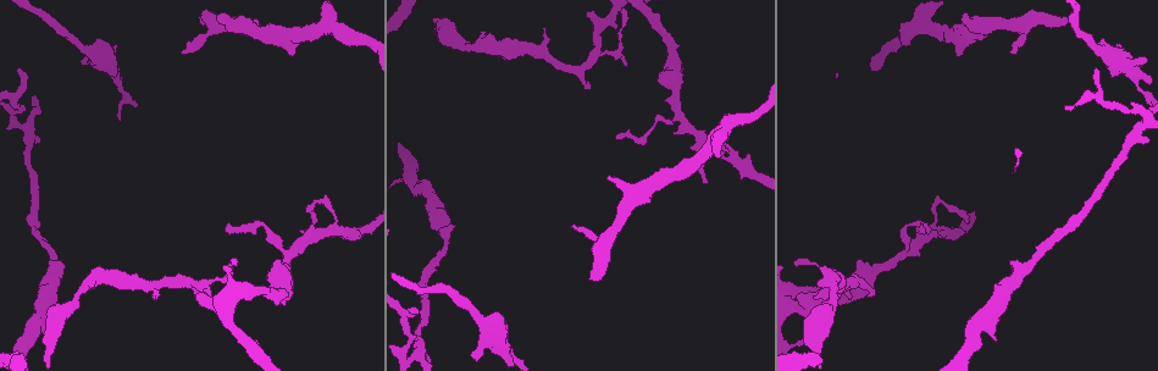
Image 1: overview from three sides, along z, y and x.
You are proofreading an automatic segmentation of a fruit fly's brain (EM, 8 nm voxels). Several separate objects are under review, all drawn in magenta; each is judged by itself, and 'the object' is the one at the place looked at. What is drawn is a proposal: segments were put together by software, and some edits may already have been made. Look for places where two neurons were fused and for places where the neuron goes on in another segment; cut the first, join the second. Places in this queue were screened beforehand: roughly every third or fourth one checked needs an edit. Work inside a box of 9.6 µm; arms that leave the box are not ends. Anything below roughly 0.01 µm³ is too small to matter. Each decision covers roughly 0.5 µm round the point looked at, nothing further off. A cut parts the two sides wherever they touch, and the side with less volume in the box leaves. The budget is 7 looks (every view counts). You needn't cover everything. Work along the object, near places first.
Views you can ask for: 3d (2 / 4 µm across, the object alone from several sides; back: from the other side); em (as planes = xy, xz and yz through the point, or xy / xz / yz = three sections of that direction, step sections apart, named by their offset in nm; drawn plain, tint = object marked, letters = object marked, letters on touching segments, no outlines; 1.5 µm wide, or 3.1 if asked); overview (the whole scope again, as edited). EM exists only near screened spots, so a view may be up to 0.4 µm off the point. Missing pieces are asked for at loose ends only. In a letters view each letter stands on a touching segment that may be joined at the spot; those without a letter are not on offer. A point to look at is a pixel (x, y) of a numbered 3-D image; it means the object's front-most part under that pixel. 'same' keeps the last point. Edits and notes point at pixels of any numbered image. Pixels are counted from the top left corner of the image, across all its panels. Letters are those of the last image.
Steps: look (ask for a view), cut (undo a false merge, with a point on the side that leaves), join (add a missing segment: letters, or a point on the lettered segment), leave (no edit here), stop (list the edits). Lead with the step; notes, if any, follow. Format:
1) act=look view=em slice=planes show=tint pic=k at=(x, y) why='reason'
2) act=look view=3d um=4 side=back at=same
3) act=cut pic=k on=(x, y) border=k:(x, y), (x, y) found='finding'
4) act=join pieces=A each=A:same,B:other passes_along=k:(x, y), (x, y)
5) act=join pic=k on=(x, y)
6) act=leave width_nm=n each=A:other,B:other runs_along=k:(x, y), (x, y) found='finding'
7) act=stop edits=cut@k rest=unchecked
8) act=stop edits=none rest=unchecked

act=look view=em slice=xz step=8 show=letters pic=1 at=(154, 297) why='branch stops here'

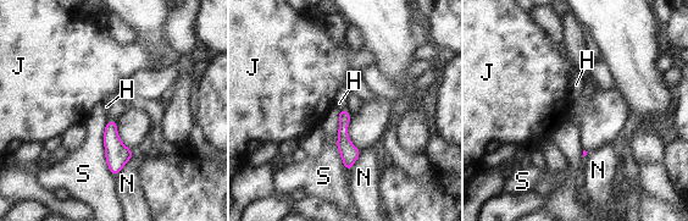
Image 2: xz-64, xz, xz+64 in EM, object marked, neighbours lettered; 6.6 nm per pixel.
act=look view=em slice=planes show=letters at=same

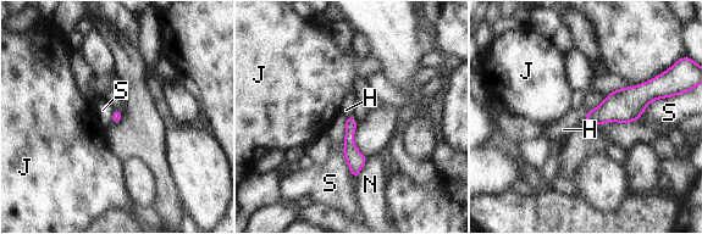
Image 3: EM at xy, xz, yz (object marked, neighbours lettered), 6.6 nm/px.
act=join pieces=H longest_contact=S:420nm each=H:same,J:other,N:other,S:other passes_along=3:(620, 106), (585, 117), (563, 129) found='it goes on there'

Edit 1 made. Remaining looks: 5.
act=look view=overview why='see it whole again'

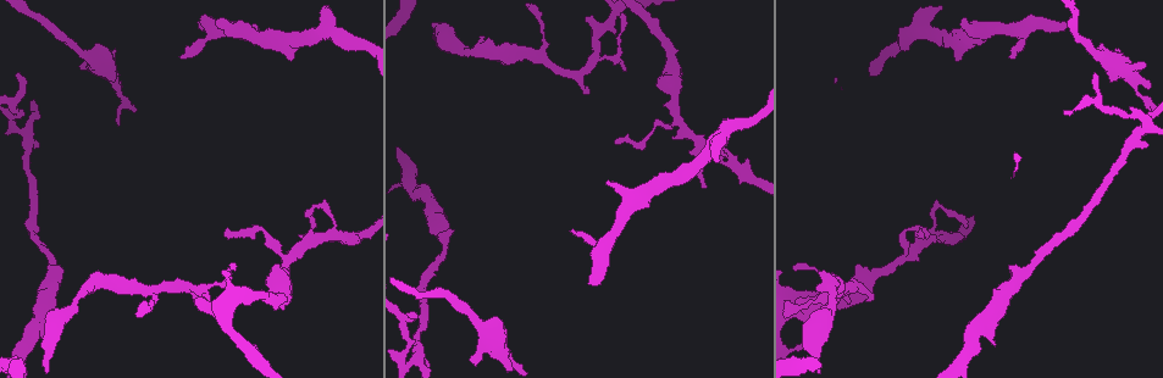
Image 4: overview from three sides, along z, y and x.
act=look view=em slice=planes show=letters pic=4 at=(334, 234) why='abrupt turn'

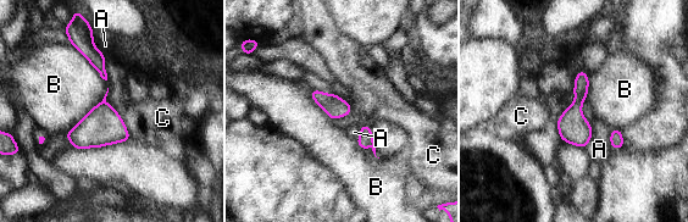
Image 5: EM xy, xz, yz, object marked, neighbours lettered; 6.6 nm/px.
act=leave width_nm=150 each=A:other,B:other,C:other border=5:(116, 110), (131, 138) found='continuous, no second neuron'

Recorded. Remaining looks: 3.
act=look view=em slice=yz step=8 show=letters pic=4 at=(184, 57) why='branch stops here'

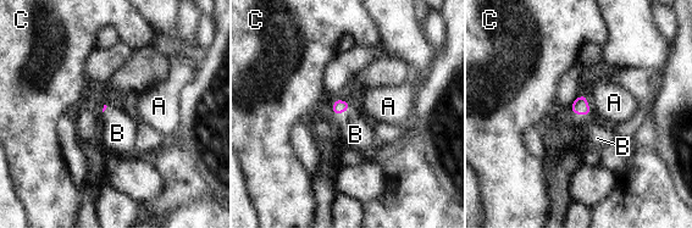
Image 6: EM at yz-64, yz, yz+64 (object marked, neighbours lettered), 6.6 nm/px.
act=join pieces=B each=A:other,B:same,C:other passes_along=6:(339, 106), (343, 111), (355, 134) found='the neuron continues'

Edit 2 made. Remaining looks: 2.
act=stop edits=join@3,join@6 rest=unchecked

